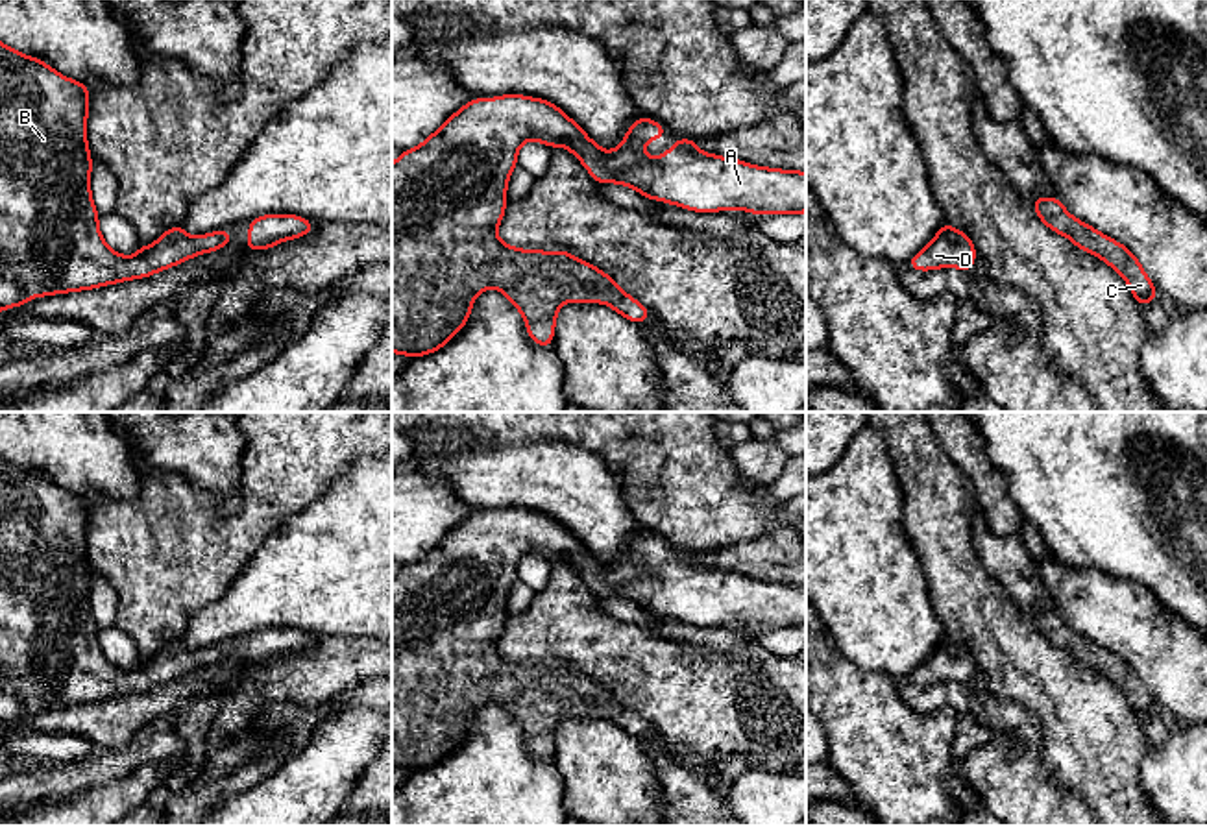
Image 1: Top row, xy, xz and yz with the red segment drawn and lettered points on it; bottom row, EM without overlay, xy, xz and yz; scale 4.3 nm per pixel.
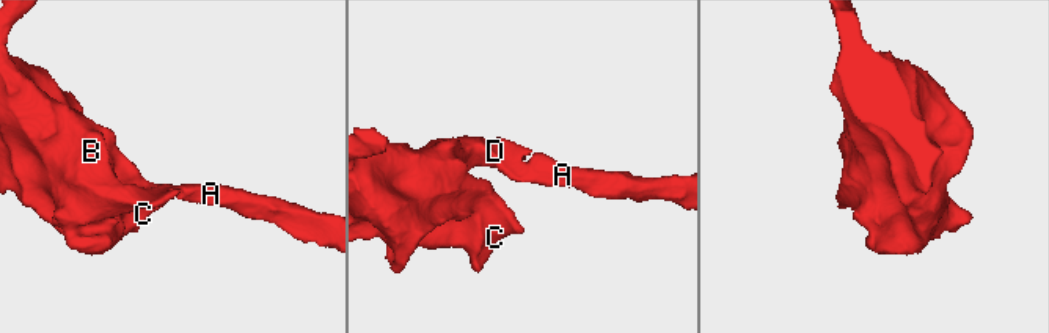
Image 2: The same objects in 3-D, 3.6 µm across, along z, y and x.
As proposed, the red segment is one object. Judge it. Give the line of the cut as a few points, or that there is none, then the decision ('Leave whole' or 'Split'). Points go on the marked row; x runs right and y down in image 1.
No split. Leave whole

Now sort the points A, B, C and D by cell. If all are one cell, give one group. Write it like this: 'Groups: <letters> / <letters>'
Groups: A B C D

